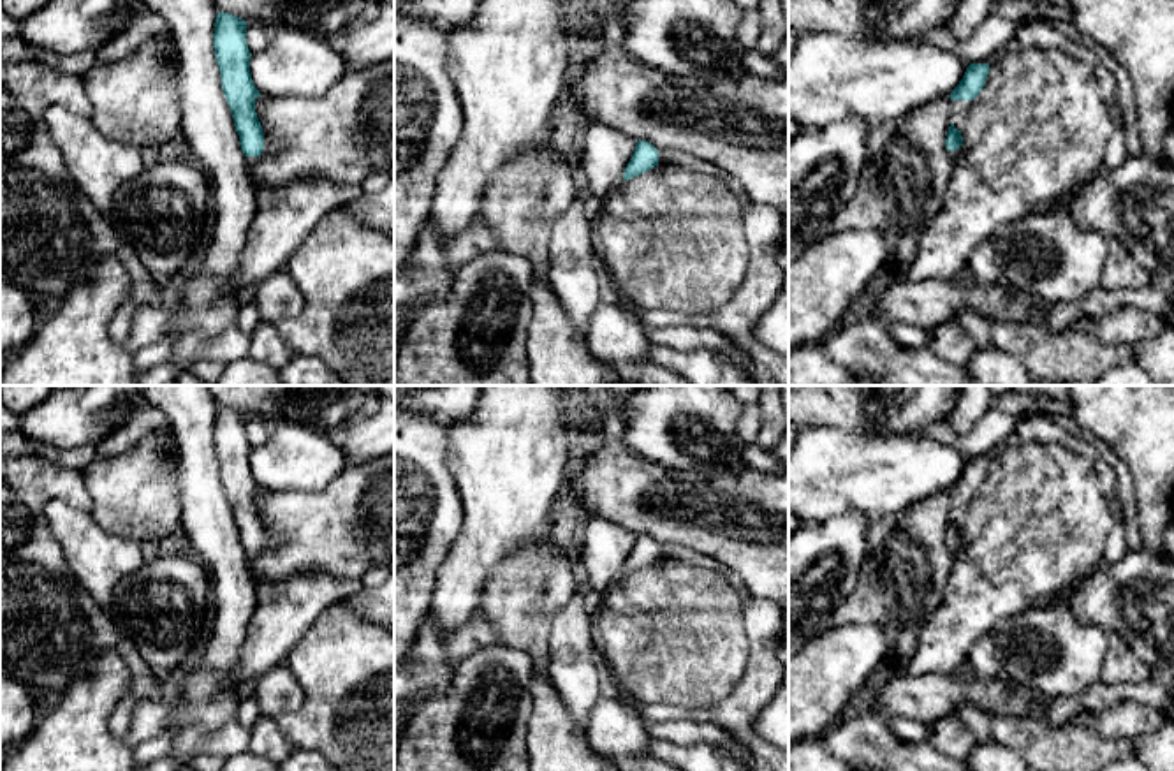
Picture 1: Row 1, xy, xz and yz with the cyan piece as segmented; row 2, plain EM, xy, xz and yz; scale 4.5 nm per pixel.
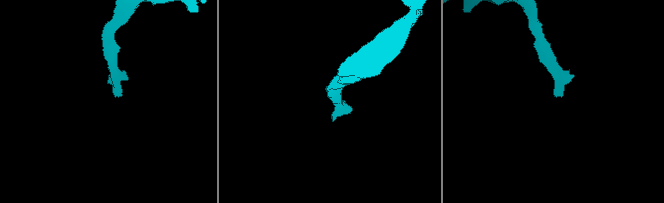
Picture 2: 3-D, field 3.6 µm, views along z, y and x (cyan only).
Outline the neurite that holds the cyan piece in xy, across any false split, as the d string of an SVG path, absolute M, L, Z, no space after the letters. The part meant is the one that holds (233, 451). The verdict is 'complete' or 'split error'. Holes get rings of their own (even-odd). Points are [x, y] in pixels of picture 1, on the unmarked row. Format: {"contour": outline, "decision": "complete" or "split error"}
{"contour": "M218 405L213 442L220 463L222 484L234 512L241 546L246 558L253 560L275 539L264 533L262 519L255 507L255 495L260 488L250 468L252 447L246 438L246 415Z", "decision": "split error"}

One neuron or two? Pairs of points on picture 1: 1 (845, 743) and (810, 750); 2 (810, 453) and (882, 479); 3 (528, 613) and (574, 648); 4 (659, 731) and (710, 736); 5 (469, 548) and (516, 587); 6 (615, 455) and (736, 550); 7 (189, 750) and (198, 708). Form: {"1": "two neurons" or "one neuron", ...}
{"1": "two neurons", "2": "one neuron", "3": "two neurons", "4": "one neuron", "5": "two neurons", "6": "one neuron", "7": "one neuron"}

